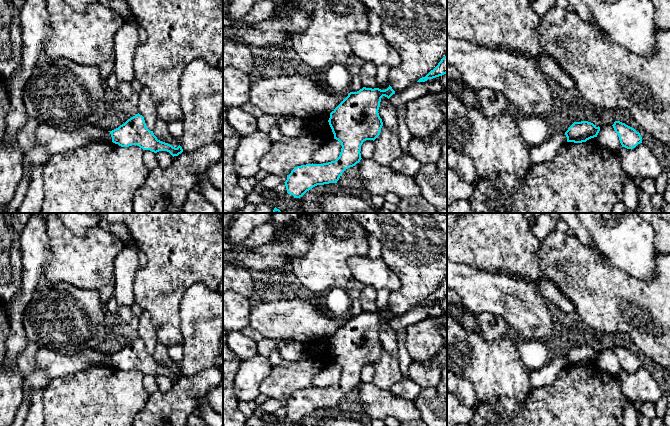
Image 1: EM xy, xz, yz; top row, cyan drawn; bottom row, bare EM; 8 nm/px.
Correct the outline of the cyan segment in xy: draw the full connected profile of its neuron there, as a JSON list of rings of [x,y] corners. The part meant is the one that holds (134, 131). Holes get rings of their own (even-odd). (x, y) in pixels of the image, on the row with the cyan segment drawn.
[[[139,113],[128,119],[118,128],[109,132],[112,137],[112,142],[121,147],[137,145],[143,150],[150,150],[154,153],[167,151],[173,157],[183,152],[180,145],[175,148],[168,143],[158,140],[153,131],[150,131],[146,127],[144,117]]]

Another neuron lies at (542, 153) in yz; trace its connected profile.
[[[556,132],[541,144],[529,147],[530,162],[532,165],[539,165],[550,162],[557,150],[567,142],[565,132]]]

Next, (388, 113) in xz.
[[[385,96],[381,98],[378,113],[382,119],[383,124],[392,132],[397,134],[399,122],[397,109]]]

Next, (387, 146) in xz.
[[[384,124],[380,135],[374,140],[375,151],[372,159],[382,166],[390,165],[403,155],[397,134],[388,129]]]

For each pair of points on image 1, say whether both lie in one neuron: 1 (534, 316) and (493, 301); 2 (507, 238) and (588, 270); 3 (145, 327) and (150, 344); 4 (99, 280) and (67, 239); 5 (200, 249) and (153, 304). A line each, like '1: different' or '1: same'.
1: same
2: different
3: same
4: same
5: same

